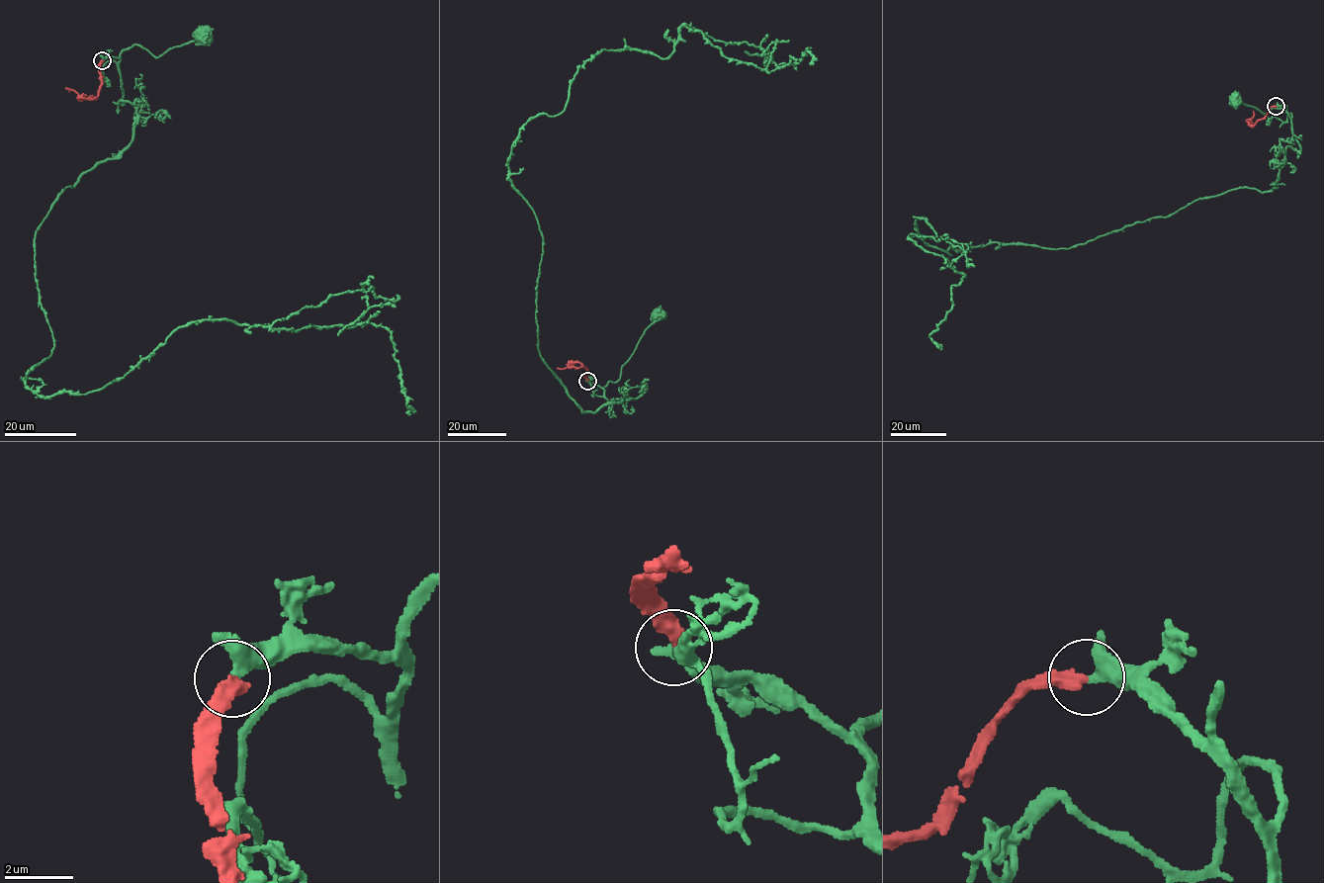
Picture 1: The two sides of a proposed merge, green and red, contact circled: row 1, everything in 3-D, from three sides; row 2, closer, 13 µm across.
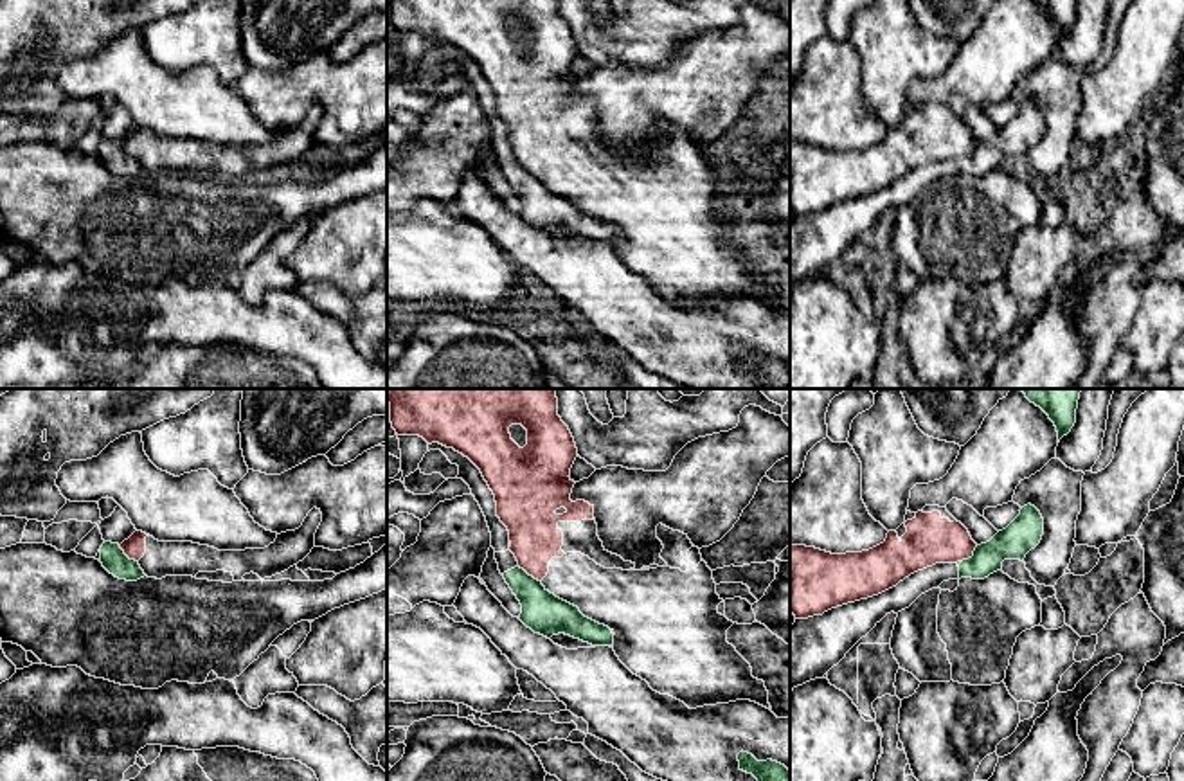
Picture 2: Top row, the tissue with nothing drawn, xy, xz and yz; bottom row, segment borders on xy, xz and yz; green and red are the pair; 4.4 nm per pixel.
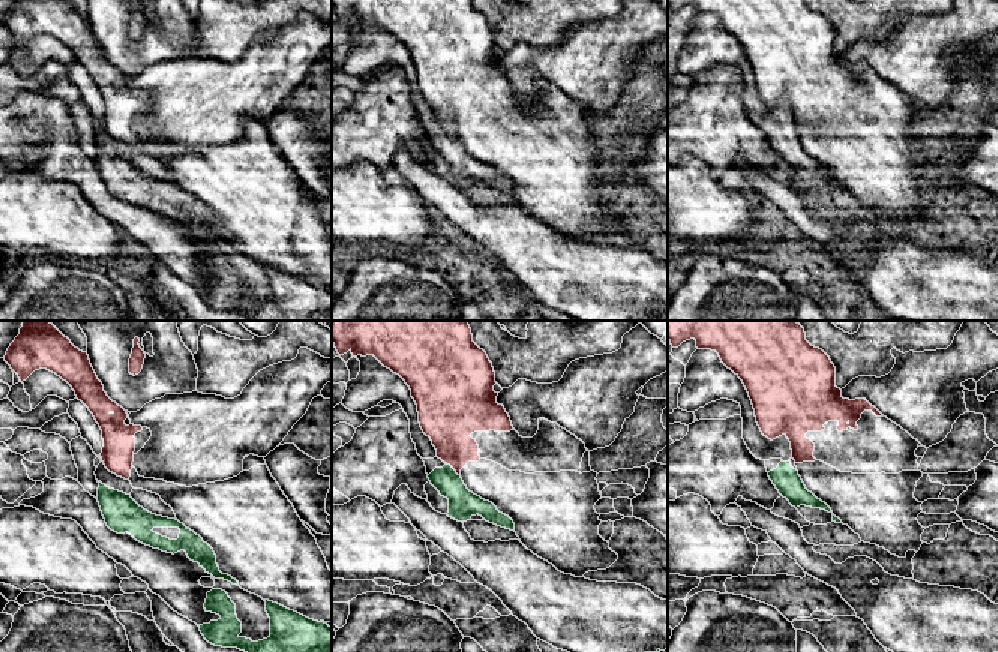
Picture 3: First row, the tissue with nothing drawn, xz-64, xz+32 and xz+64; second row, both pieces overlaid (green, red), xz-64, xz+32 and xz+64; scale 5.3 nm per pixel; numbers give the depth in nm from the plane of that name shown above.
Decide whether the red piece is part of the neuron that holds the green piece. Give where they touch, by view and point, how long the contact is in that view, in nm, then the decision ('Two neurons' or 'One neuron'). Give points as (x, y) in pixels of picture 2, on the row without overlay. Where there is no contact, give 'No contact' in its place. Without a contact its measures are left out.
Touches green at xz (528, 171). Shared border 130 nm. Two neurons

